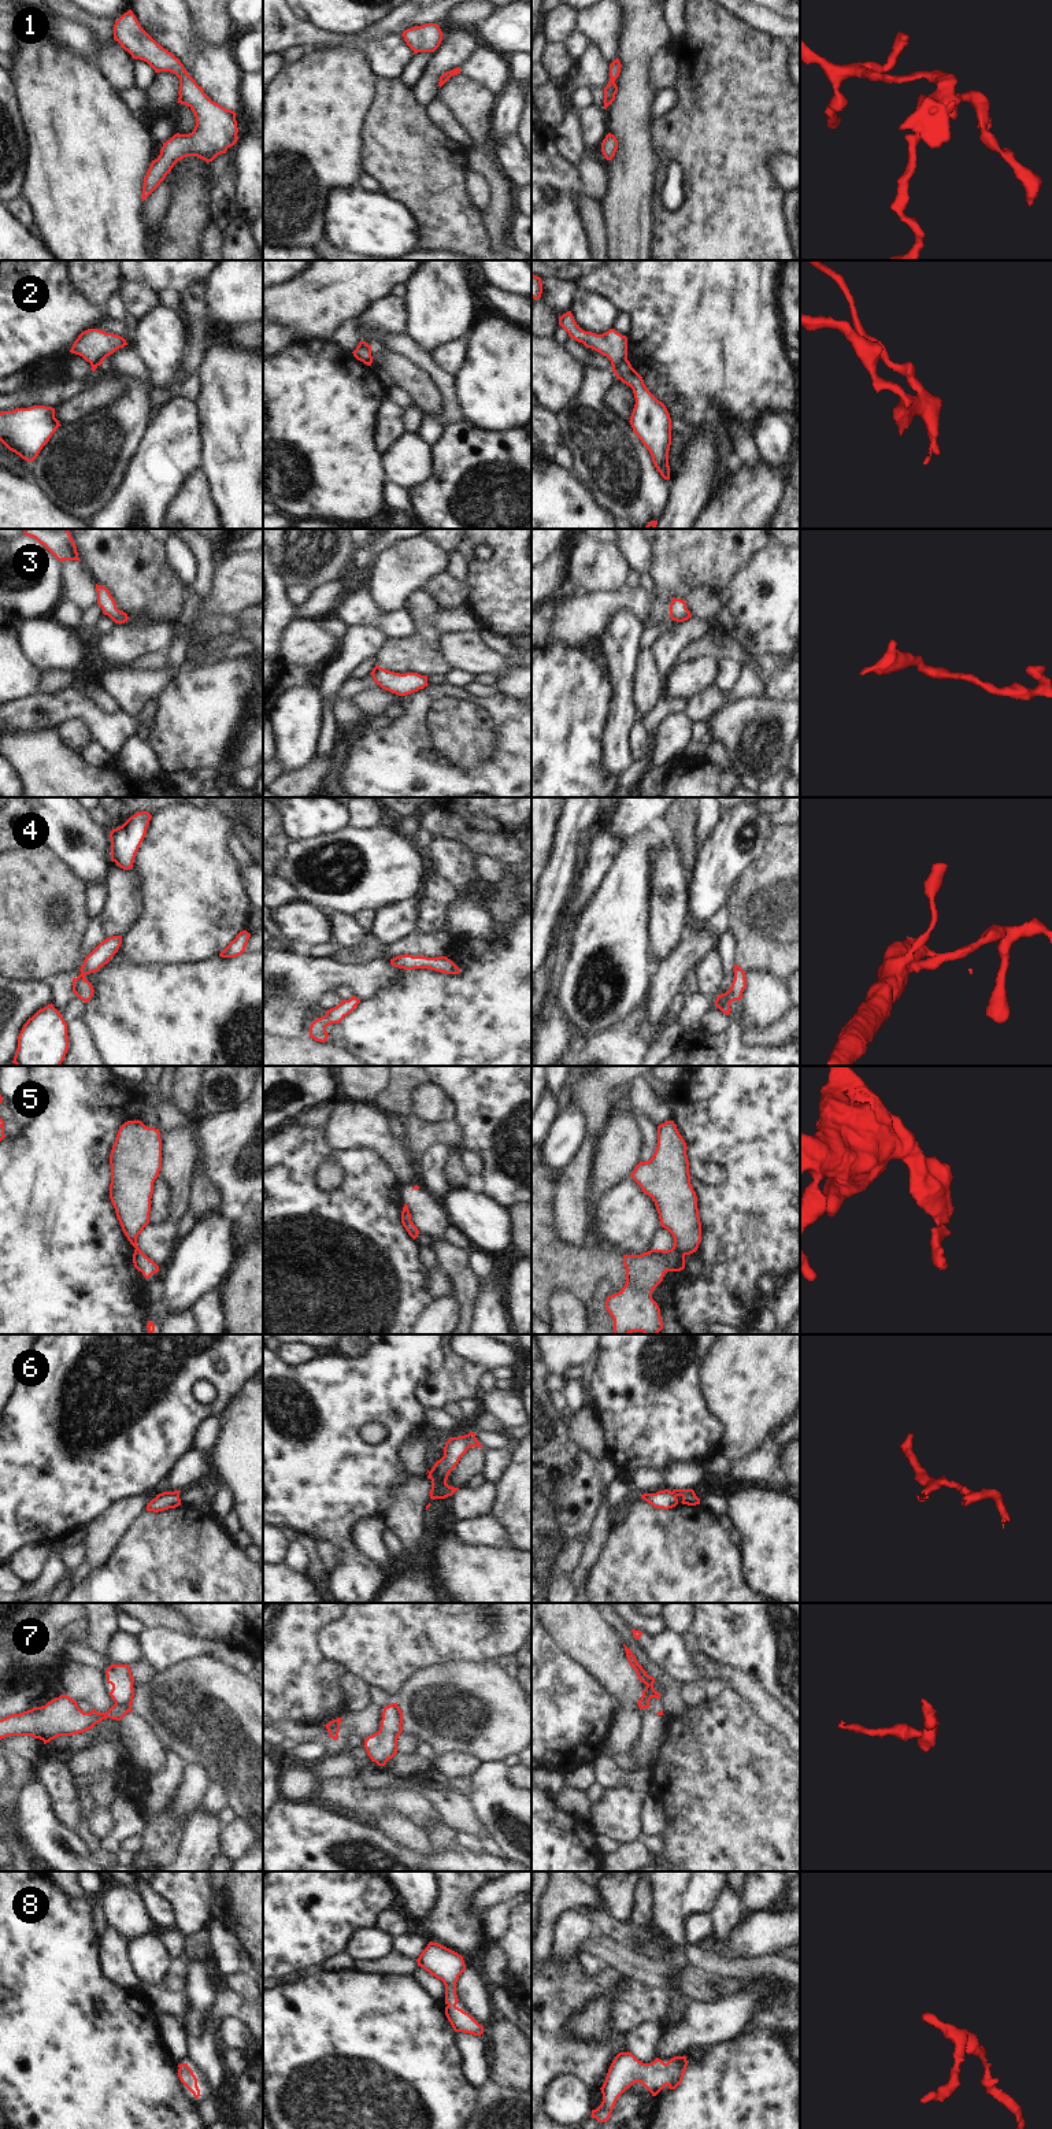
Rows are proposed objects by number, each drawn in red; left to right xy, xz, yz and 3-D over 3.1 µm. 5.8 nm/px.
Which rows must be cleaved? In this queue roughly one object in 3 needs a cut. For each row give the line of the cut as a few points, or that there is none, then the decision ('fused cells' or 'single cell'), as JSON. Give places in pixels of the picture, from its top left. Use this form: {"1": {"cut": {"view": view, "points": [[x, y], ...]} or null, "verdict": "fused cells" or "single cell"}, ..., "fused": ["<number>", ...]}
{"1": {"cut": null, "verdict": "single cell"}, "2": {"cut": {"view": "yz", "points": [[626, 358], [612, 367]]}, "verdict": "fused cells"}, "3": {"cut": null, "verdict": "single cell"}, "4": {"cut": null, "verdict": "single cell"}, "5": {"cut": {"view": "yz", "points": [[673, 1247], [684, 1255]]}, "verdict": "fused cells"}, "6": {"cut": {"view": "xz", "points": [[447, 1476], [432, 1481]]}, "verdict": "fused cells"}, "7": {"cut": {"view": "xy", "points": [[132, 1698], [123, 1706], [115, 1704]]}, "verdict": "fused cells"}, "8": {"cut": null, "verdict": "single cell"}, "fused": ["2", "5", "6", "7"]}

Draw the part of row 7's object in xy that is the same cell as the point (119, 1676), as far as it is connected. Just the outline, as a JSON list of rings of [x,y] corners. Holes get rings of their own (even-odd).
[[[111,1665],[105,1670],[107,1682],[112,1685],[110,1696],[119,1706],[127,1706],[134,1697],[132,1670],[129,1665]]]

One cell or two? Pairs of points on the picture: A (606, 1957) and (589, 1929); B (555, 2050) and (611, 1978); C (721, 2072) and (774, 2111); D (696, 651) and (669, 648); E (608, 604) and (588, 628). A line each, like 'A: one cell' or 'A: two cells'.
A: two cells
B: one cell
C: one cell
D: two cells
E: one cell

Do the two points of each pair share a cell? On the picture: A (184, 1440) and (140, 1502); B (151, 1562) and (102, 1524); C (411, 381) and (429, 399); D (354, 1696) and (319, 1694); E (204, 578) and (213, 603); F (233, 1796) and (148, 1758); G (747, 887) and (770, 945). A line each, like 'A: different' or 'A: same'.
A: different
B: different
C: same
D: different
E: different
F: different
G: same

